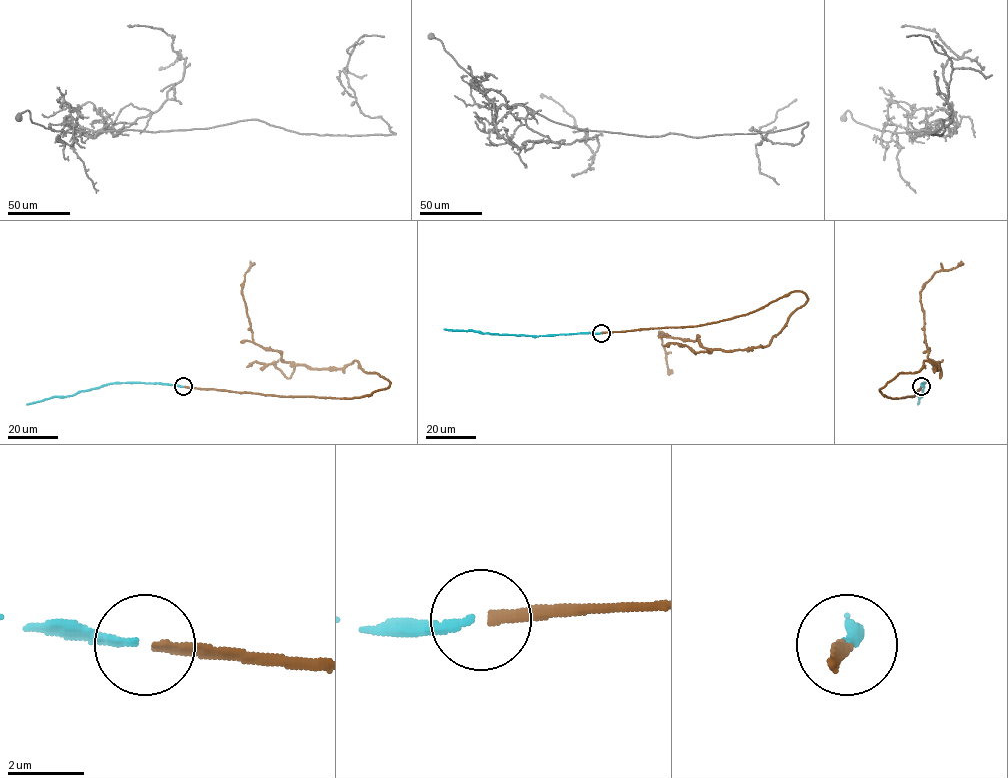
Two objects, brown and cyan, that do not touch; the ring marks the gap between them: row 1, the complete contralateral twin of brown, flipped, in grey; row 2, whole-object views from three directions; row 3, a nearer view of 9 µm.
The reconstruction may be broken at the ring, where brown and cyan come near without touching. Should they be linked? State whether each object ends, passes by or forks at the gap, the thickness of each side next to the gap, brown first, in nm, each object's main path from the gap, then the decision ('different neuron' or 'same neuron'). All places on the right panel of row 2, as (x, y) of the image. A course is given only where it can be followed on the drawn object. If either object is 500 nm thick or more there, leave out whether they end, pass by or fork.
brown ends | cyan ends | 240/200 nm | brown via (921, 387), (914, 397), (879, 391), (925, 360), (939, 369), (928, 358), (920, 294), (935, 272), (961, 261) | cyan via (921, 387), (924, 382), (922, 397), (919, 397), (917, 404) | same neuron

